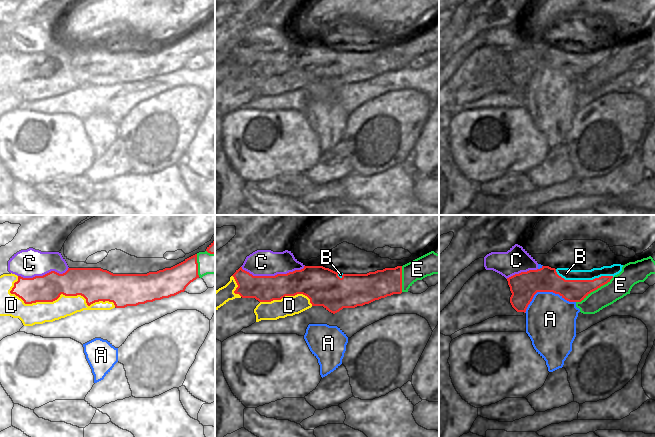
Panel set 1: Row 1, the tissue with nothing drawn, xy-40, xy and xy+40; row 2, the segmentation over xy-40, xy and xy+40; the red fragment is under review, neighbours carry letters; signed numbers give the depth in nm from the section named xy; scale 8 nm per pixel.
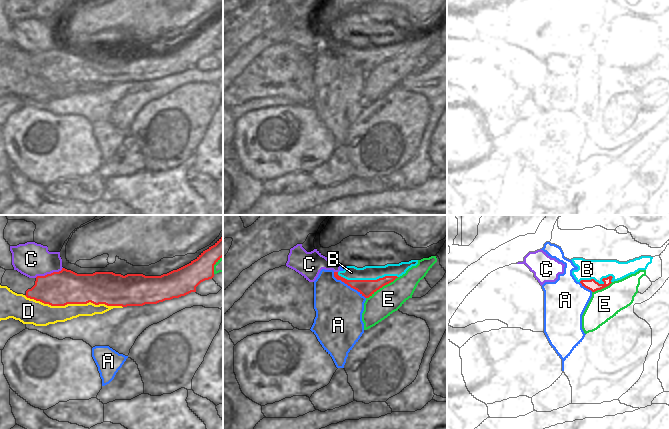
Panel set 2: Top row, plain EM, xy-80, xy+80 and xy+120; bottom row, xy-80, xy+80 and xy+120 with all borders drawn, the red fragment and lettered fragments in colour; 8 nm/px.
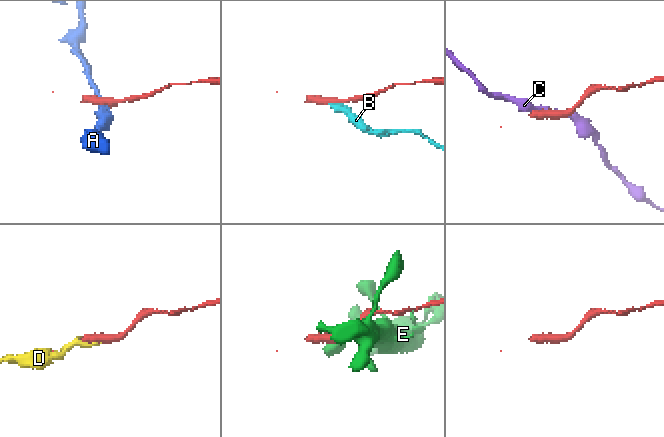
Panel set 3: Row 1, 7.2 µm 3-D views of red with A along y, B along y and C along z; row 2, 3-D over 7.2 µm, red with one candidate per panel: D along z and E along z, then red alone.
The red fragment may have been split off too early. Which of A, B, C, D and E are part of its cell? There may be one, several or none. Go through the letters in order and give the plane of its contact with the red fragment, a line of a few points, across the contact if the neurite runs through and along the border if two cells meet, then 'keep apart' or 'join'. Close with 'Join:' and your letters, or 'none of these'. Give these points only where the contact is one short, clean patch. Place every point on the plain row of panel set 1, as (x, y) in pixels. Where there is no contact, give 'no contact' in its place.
A: meets red in xy+40; keep apart
B: meets red in xy+40; keep apart
C: meets red in xy; keep apart
D: meets red in xy-40; keep apart
E: meets red in xy+40; keep apart
Join: none of these

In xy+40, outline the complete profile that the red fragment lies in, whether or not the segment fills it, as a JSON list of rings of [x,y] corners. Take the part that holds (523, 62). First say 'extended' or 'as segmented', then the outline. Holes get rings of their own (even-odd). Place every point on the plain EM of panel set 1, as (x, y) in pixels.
as segmented | [[[542,42],[537,46],[529,46],[527,48],[515,50],[507,54],[507,57],[512,69],[510,73],[512,83],[517,88],[525,89],[528,81],[537,68],[553,68],[555,70],[559,70],[562,74],[569,78],[581,78],[591,68],[610,58],[612,54],[613,52],[601,52],[593,56],[565,56],[557,50],[555,44]]]

